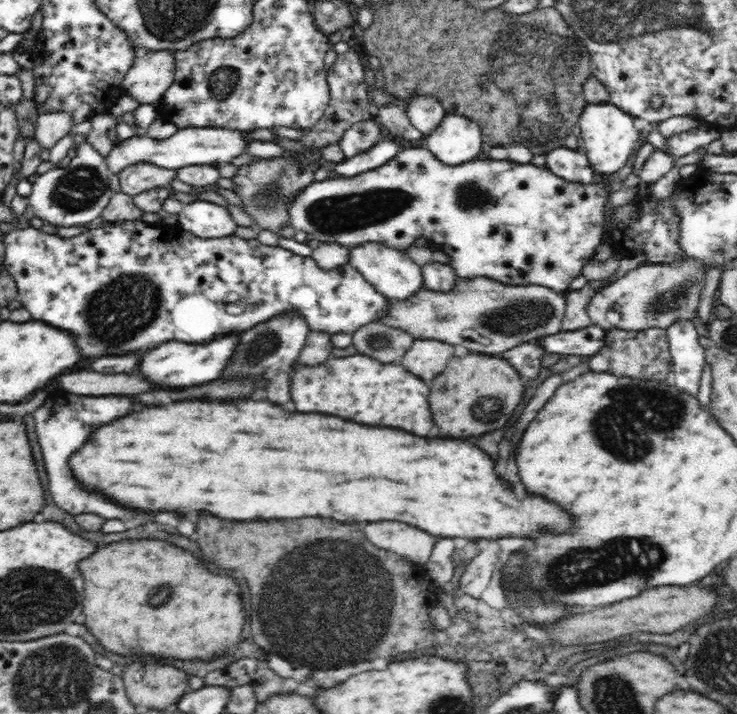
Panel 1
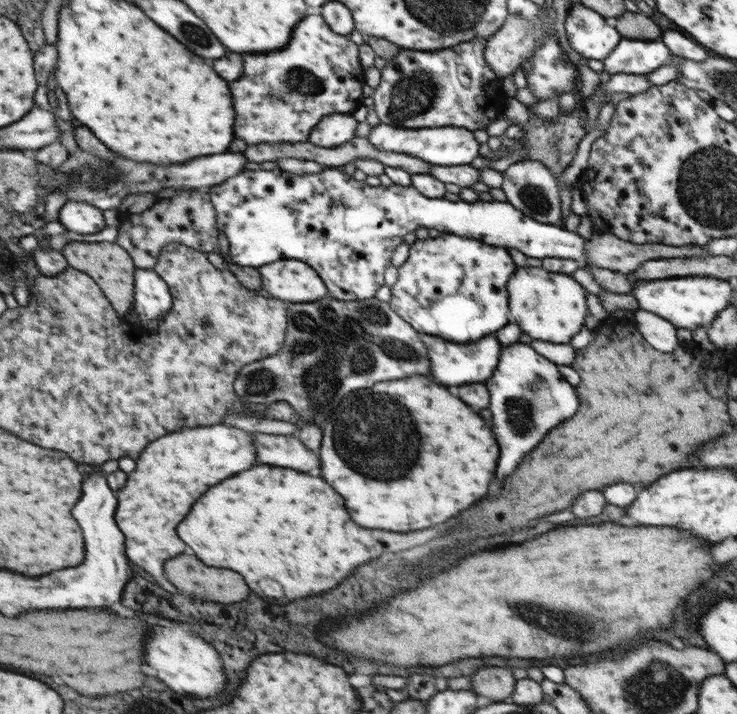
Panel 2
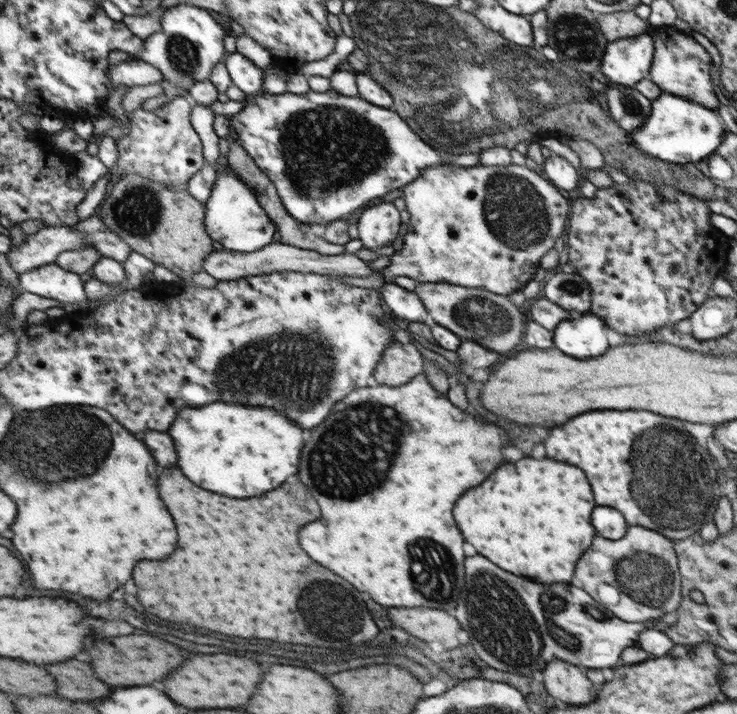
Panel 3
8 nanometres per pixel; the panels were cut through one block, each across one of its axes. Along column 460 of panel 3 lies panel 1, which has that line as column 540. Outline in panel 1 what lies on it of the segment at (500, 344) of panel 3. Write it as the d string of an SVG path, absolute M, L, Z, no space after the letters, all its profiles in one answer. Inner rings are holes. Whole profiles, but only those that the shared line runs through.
M458 278L456 286L448 292L434 292L423 288L416 292L410 299L390 300L390 310L386 312L385 318L380 318L380 323L386 327L398 329L408 334L412 334L413 339L422 340L444 340L448 344L460 344L468 352L478 352L478 354L497 354L500 356L504 351L518 346L523 342L534 342L542 336L554 334L554 326L564 318L564 308L566 308L566 293L554 292L551 288L540 285L506 285L494 279Z

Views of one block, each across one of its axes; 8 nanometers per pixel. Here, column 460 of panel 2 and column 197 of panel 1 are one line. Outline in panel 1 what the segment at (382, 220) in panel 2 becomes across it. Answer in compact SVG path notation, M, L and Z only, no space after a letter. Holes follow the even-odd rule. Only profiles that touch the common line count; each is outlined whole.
M215 198L208 201L185 203L178 213L180 228L199 237L232 236L236 222L230 217L224 204Z

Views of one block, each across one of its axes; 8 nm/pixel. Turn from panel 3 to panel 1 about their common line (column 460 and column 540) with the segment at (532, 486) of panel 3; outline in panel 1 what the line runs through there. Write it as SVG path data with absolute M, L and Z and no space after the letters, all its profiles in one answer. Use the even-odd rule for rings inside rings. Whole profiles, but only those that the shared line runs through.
M244 400L234 404L218 404L218 402L172 402L164 406L142 408L140 412L120 418L110 426L102 426L92 434L92 440L78 450L70 458L70 466L74 476L82 482L84 488L94 490L98 494L108 496L116 504L130 506L136 510L170 510L178 514L186 514L190 510L206 510L218 518L228 520L268 520L268 518L304 518L304 516L328 516L338 522L376 522L376 520L396 520L404 524L412 524L422 528L434 536L444 538L466 538L466 540L498 540L498 538L524 538L532 536L536 528L552 528L552 532L564 532L572 520L556 508L556 504L548 504L548 500L536 500L536 496L522 496L518 498L510 484L506 484L496 472L494 462L488 454L484 454L476 444L462 442L462 440L446 440L446 438L420 438L408 434L404 430L394 428L376 428L376 426L362 426L356 422L348 422L336 416L324 414L288 414L276 404L270 402L256 402Z

